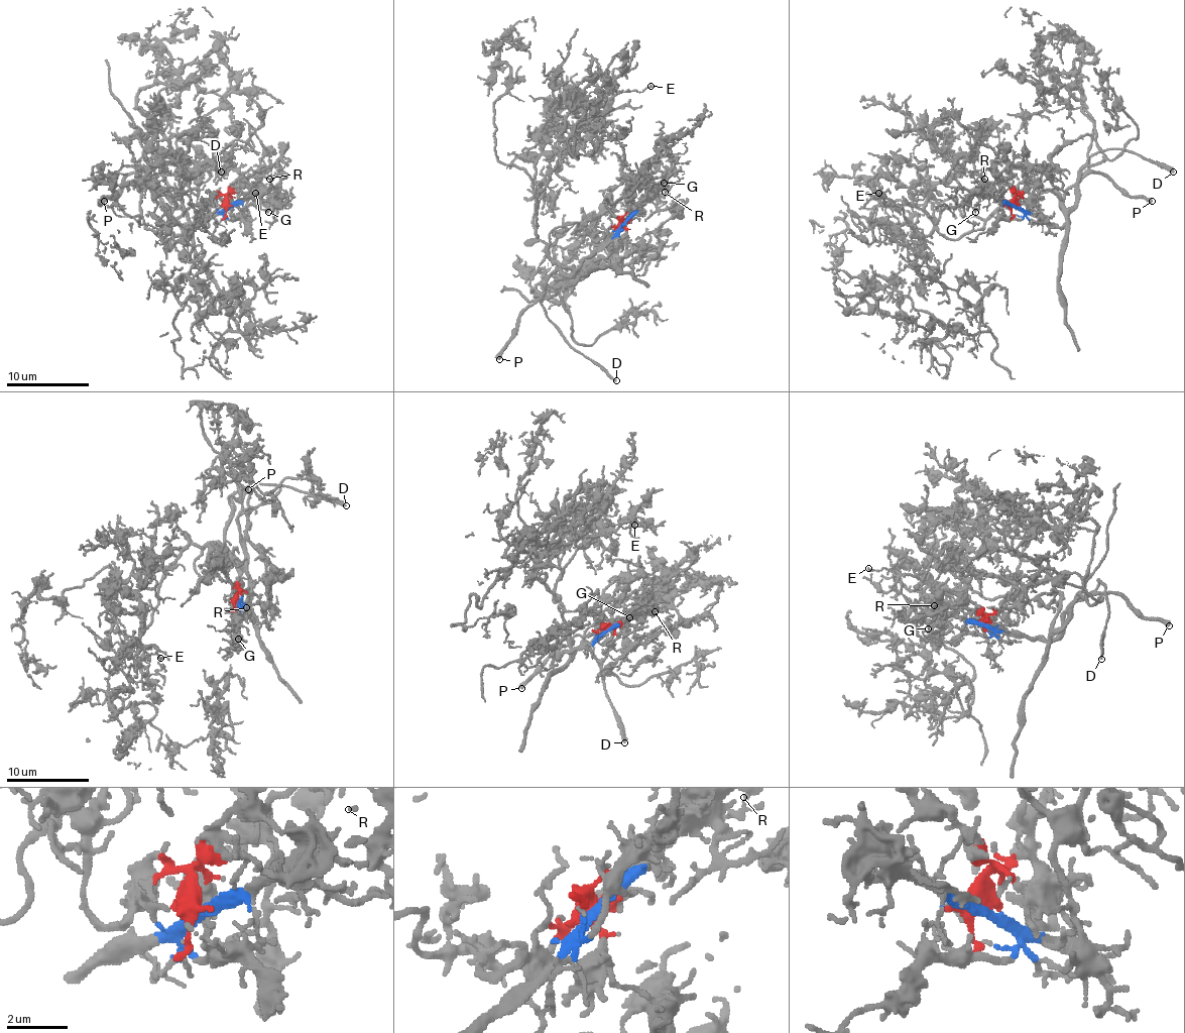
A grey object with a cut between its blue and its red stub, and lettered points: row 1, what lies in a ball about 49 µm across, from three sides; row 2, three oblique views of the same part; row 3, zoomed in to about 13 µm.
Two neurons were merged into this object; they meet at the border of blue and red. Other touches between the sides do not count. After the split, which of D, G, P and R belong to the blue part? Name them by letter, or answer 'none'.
D, G, P, R

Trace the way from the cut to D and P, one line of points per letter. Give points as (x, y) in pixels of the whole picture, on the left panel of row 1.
D: (227, 206), (182, 226), (142, 168), (140, 158), (148, 149), (169, 149), (184, 158), (209, 162), (221, 173)
P: (227, 206), (182, 226), (142, 173), (130, 173), (114, 195), (103, 202)

